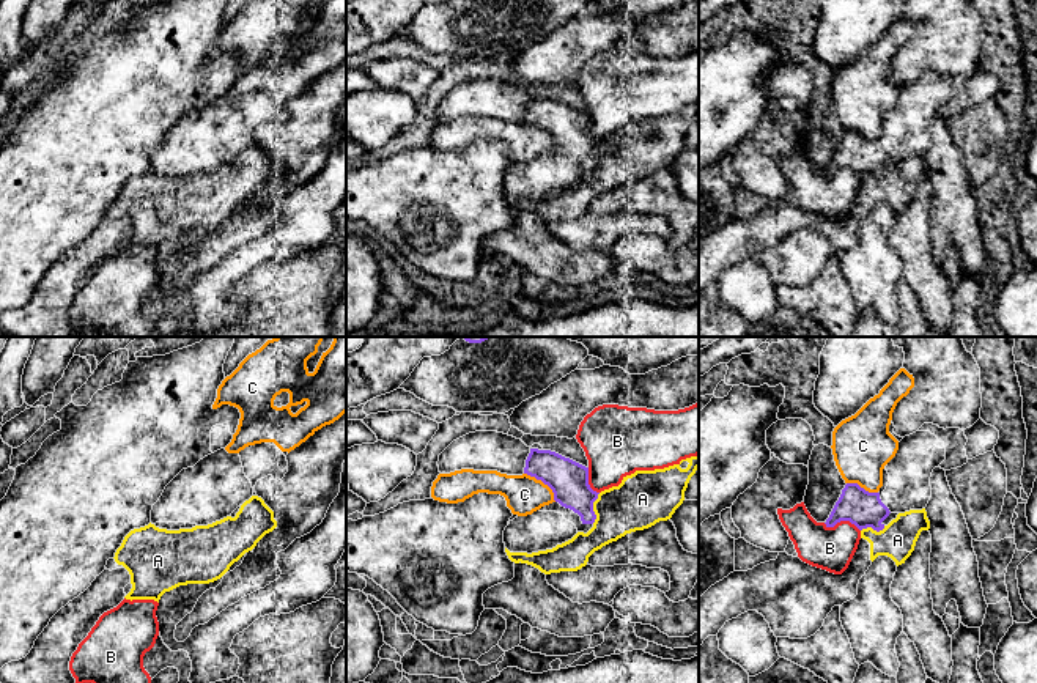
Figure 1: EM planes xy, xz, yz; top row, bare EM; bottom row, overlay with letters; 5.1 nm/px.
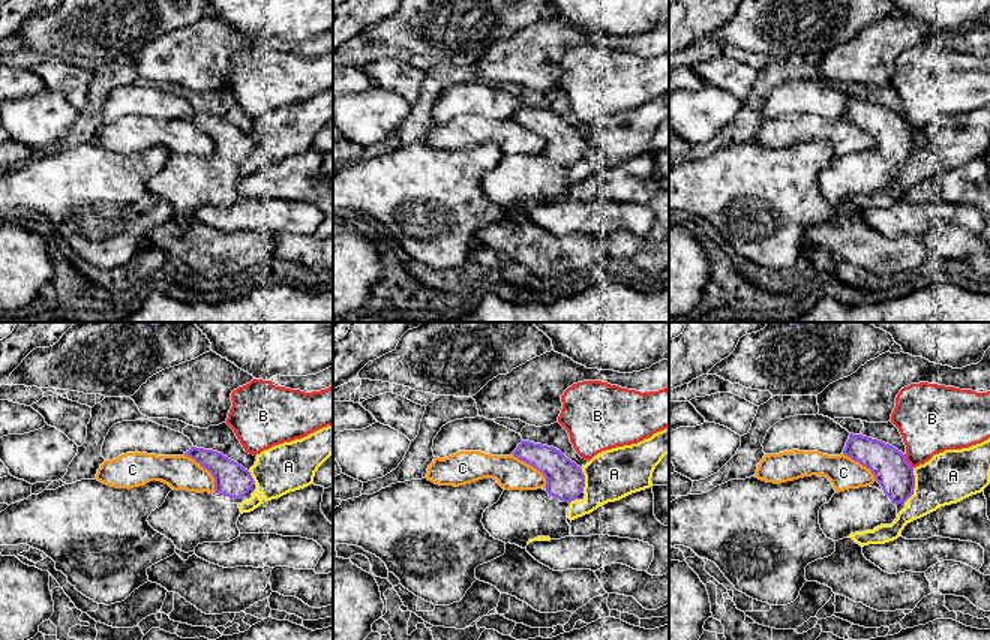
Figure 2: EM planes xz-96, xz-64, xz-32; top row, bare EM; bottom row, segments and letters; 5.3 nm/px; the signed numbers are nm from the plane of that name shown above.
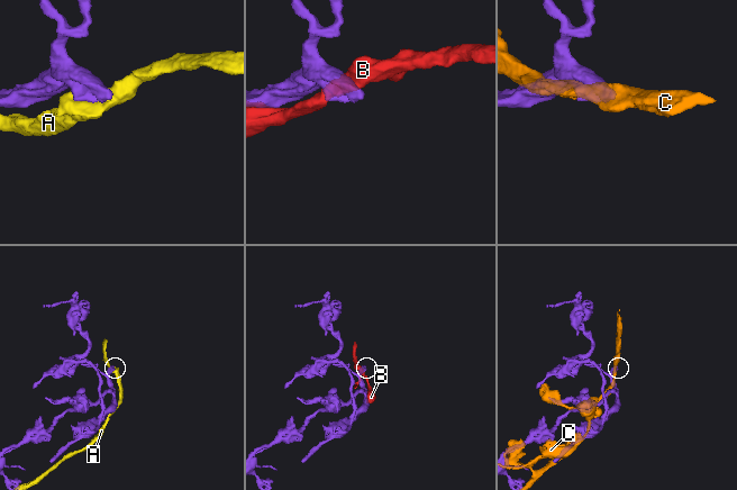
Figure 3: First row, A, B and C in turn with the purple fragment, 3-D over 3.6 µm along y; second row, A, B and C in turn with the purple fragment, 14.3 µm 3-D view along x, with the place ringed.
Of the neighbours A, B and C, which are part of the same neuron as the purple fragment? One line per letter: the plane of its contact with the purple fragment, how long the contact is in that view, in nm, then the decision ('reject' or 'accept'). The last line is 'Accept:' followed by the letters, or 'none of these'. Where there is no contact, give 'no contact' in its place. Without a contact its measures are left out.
A: xz | 170 nm | reject
B: yz | 200 nm | reject
C: xz | 220 nm | reject
Accept: none of these

